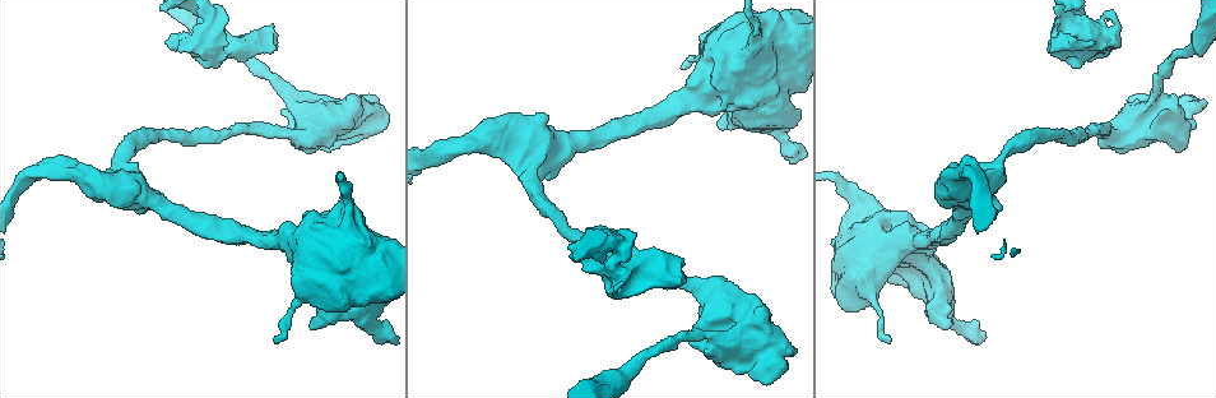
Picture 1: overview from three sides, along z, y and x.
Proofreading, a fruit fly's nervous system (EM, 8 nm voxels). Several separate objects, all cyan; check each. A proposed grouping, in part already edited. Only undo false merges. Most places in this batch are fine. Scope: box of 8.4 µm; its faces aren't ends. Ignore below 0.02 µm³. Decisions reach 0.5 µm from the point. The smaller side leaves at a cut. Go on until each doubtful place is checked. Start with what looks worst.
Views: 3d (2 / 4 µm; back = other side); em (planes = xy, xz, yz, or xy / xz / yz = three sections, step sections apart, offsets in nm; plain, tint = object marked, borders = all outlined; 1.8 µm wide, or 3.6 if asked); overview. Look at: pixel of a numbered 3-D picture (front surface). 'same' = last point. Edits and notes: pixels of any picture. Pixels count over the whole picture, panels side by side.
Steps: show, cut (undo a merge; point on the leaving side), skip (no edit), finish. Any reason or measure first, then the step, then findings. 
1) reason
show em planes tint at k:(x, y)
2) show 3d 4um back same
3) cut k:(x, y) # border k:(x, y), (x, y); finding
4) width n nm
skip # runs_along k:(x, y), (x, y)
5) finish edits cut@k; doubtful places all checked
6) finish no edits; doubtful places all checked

thick turns thin
show 3d 4um back at 1:(1161, 121)

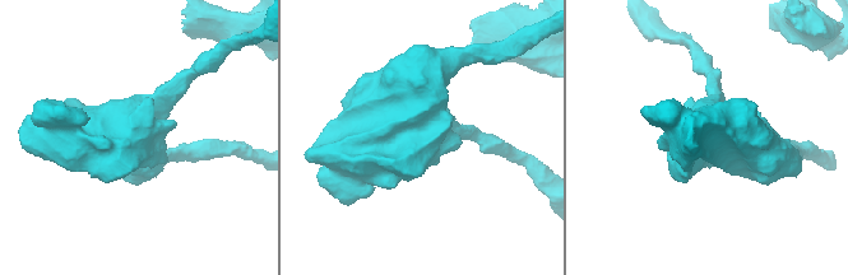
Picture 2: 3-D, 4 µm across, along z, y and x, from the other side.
now the EM
show em 3.6um planes tint at 2:(130, 133)

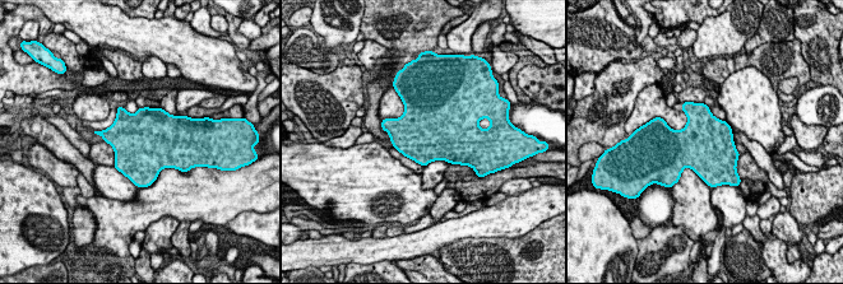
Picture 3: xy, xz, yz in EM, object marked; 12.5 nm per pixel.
skip # continuous, no second neuron

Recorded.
calibre changes
show em 3.6um planes tint at 1:(756, 34)

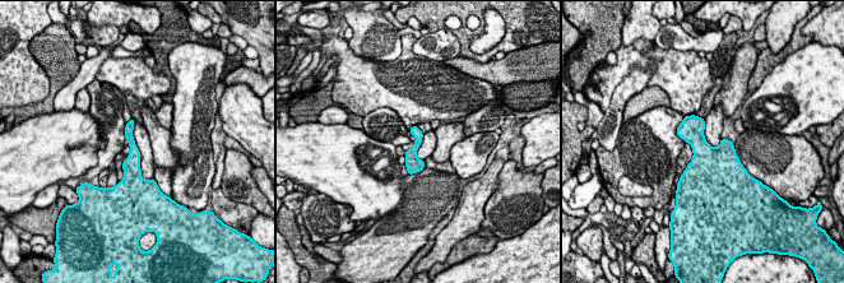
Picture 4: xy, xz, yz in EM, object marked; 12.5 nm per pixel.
skip # runs_along 4:(130, 125), (131, 180); all the same neuron

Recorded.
closes a loop
show em xz step 4 tint at 1:(770, 94)

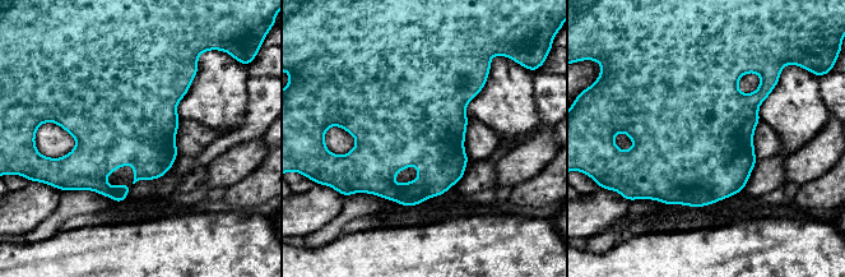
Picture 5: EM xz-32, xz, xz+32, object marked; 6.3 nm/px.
width 600 nm
skip # one neuron here

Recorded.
arms run side by side
show 3d 2um at 1:(611, 261)

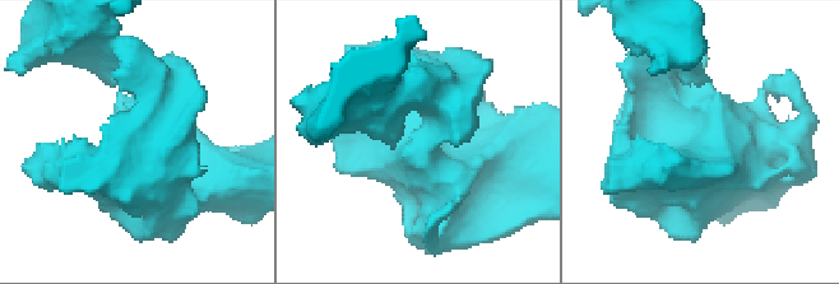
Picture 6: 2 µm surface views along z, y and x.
show em planes tint at 6:(697, 172)

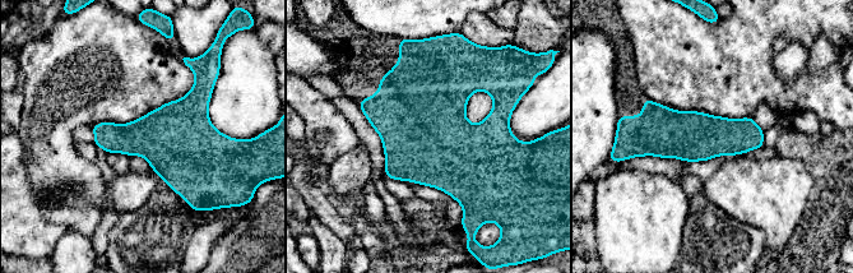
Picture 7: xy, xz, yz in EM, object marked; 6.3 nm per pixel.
skip # continuous, no second neuron

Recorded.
calibre changes
show em planes plain at 1:(324, 262)

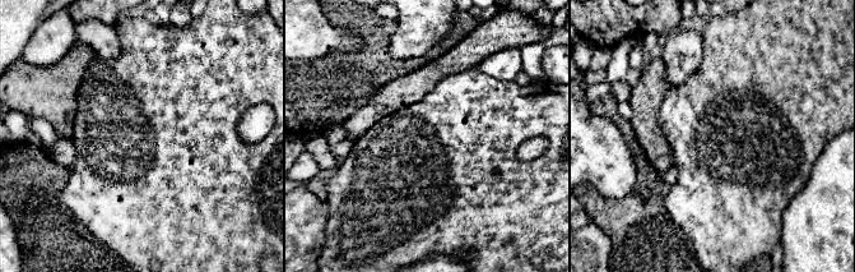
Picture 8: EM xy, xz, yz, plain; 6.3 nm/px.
show em planes tint same

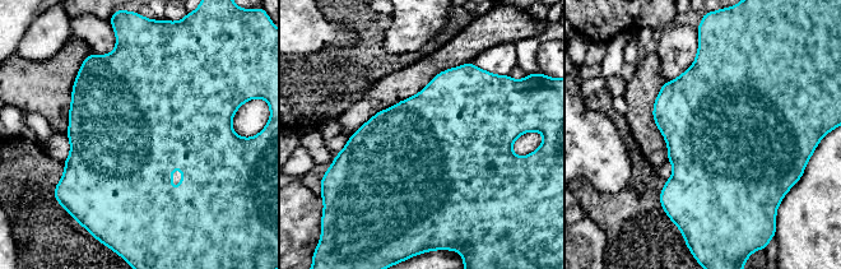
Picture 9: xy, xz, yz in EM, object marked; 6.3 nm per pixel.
skip # continuous, no second neuron

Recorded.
finish no edits; doubtful places all checked

